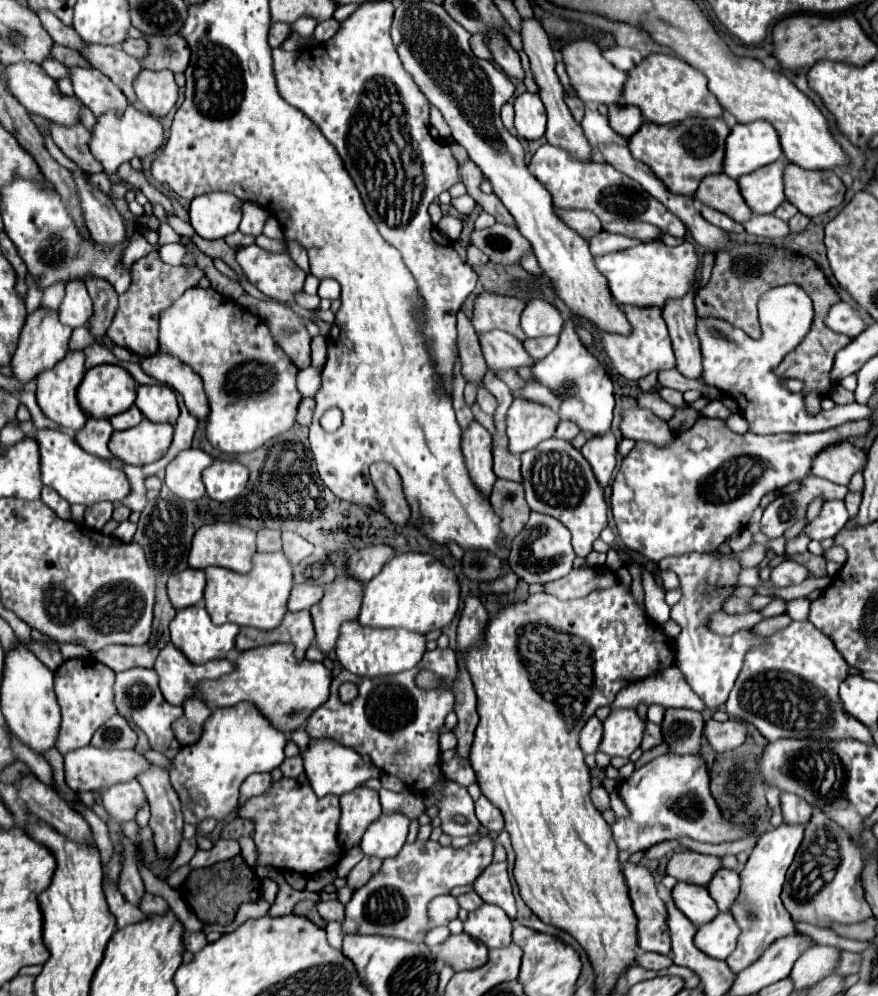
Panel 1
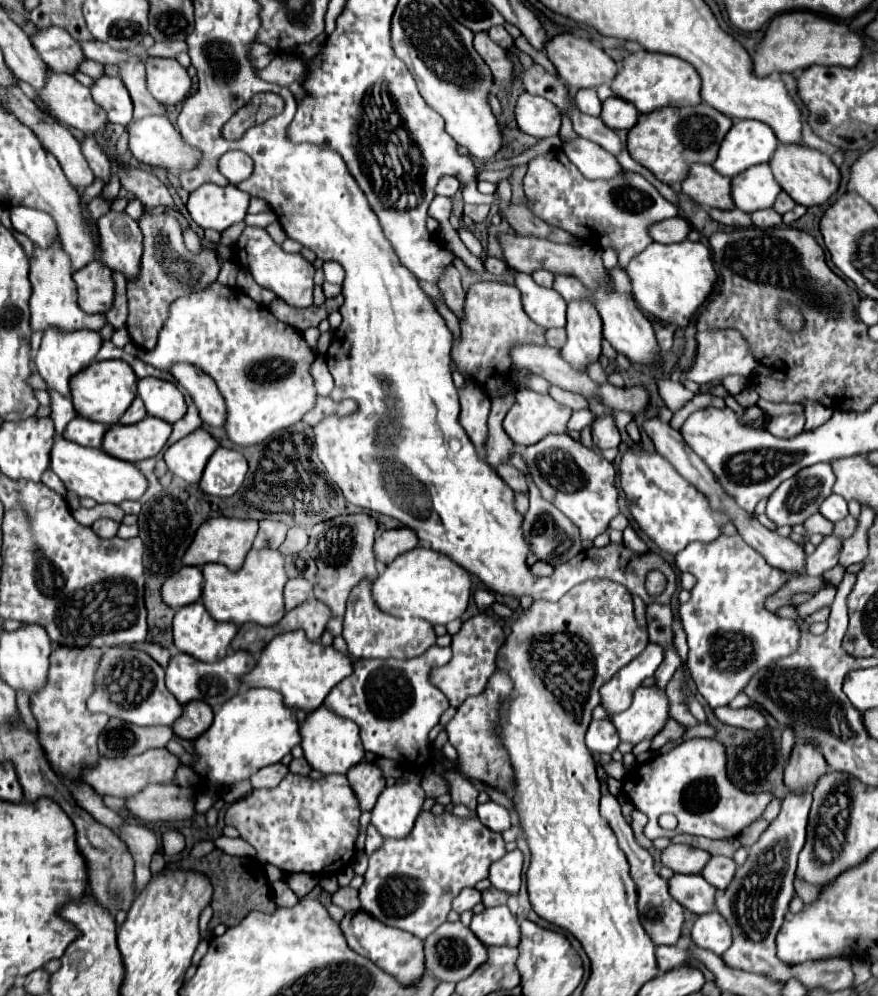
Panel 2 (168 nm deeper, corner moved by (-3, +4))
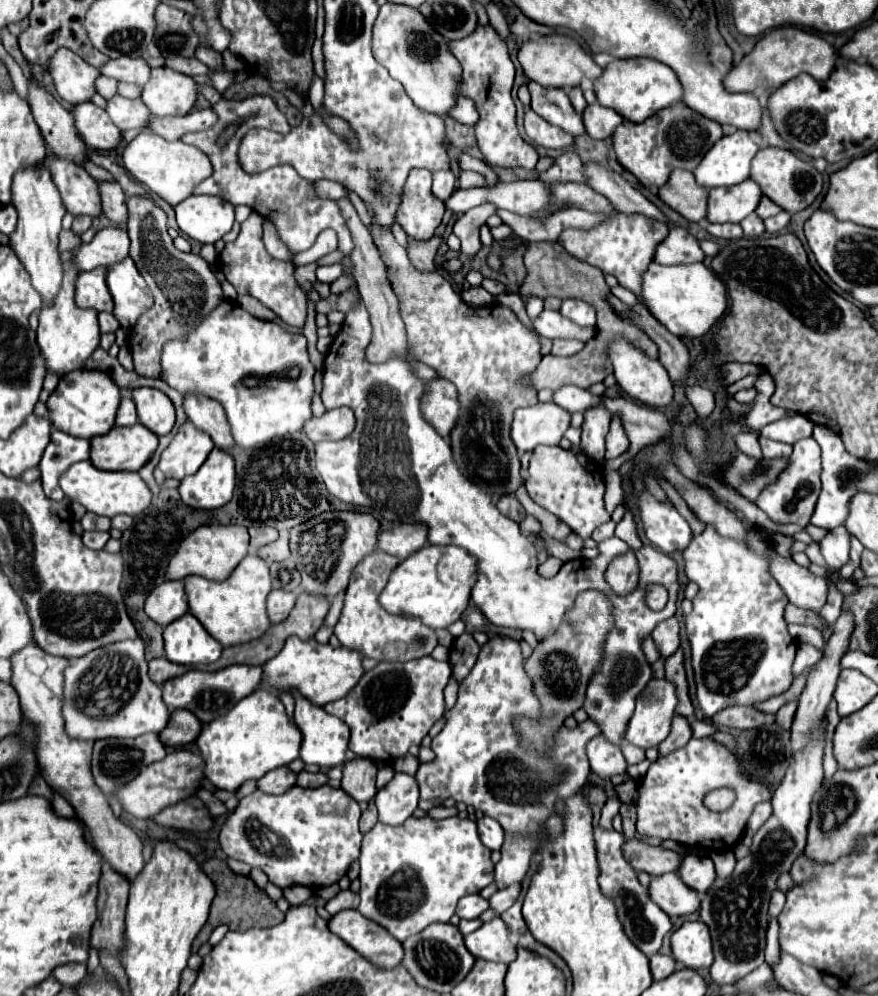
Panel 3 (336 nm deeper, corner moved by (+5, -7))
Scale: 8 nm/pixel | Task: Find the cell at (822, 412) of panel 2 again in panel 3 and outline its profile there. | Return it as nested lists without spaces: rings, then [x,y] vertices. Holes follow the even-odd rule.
[[[803,438],[793,444],[791,466],[779,476],[775,484],[769,484],[757,498],[757,506],[775,522],[775,524],[797,524],[805,528],[813,516],[817,498],[821,492],[821,448],[813,438]]]

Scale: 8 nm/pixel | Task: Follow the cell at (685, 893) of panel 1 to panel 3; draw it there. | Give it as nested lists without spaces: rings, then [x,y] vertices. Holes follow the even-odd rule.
[[[663,874],[651,878],[651,900],[669,916],[687,916],[699,910],[699,894],[683,884],[677,874]]]

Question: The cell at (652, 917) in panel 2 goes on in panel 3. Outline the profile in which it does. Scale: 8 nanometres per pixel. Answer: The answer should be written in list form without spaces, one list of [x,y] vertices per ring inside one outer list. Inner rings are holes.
[[[599,824],[595,826],[595,844],[597,844],[597,858],[599,858],[599,868],[601,868],[599,884],[601,884],[601,890],[615,900],[617,916],[619,916],[629,940],[645,956],[653,956],[659,952],[665,934],[671,932],[671,920],[655,902],[651,902],[649,890],[637,880],[637,872],[631,868],[631,864],[623,856],[623,842],[625,842],[625,838],[621,832],[605,830]]]

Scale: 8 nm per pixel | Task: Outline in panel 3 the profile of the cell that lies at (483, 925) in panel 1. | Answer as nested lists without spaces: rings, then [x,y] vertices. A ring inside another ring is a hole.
[[[499,916],[465,936],[465,946],[475,958],[503,964],[515,960],[515,946],[511,944],[509,930]]]

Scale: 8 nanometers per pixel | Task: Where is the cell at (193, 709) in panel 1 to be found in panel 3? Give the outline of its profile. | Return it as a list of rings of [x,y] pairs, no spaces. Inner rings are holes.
[[[175,710],[169,718],[169,724],[159,732],[159,738],[165,746],[183,748],[197,740],[201,732],[201,722],[195,714],[187,710]]]

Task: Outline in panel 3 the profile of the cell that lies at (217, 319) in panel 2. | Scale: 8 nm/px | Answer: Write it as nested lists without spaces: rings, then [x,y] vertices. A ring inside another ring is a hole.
[[[223,300],[219,306],[215,306],[211,314],[203,316],[199,326],[187,336],[169,340],[161,354],[161,380],[181,394],[199,392],[217,400],[225,408],[235,446],[239,448],[263,446],[275,436],[301,430],[311,418],[313,374],[315,366],[309,360],[305,336],[291,336],[277,324],[251,316],[233,300]]]

